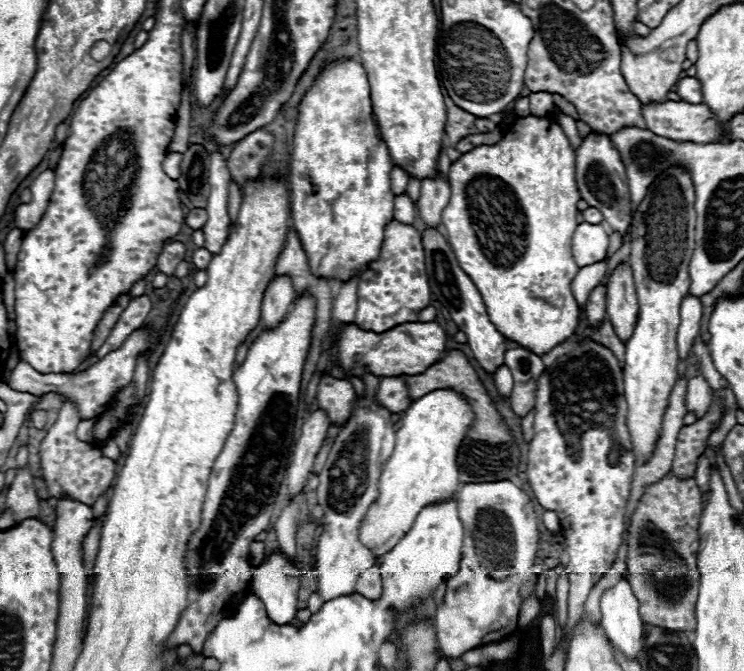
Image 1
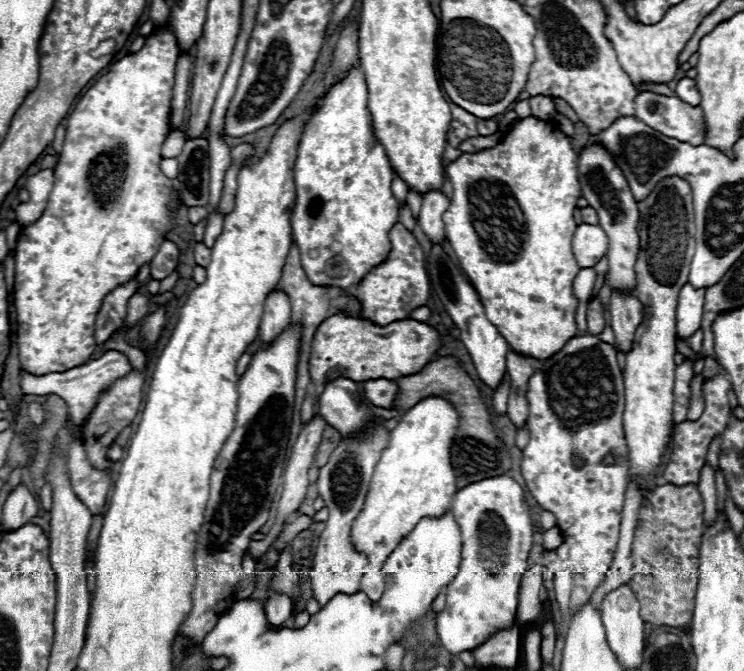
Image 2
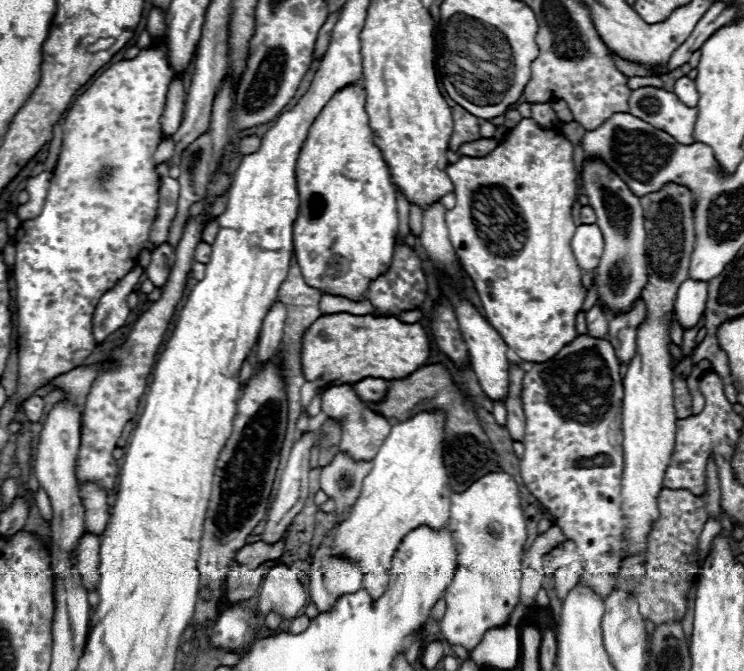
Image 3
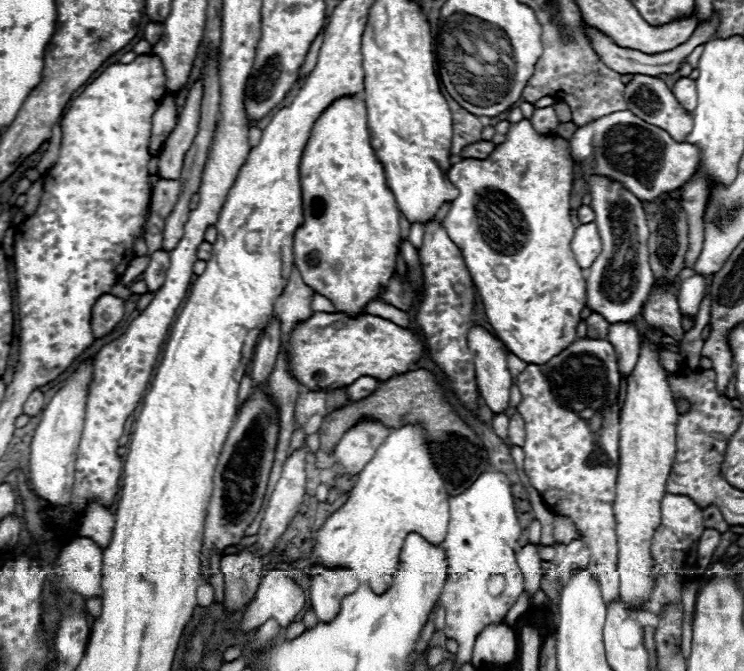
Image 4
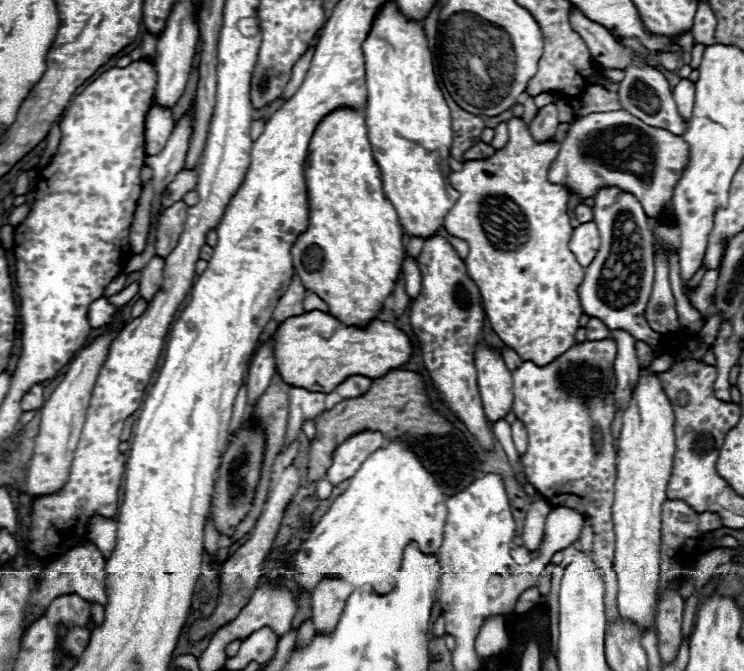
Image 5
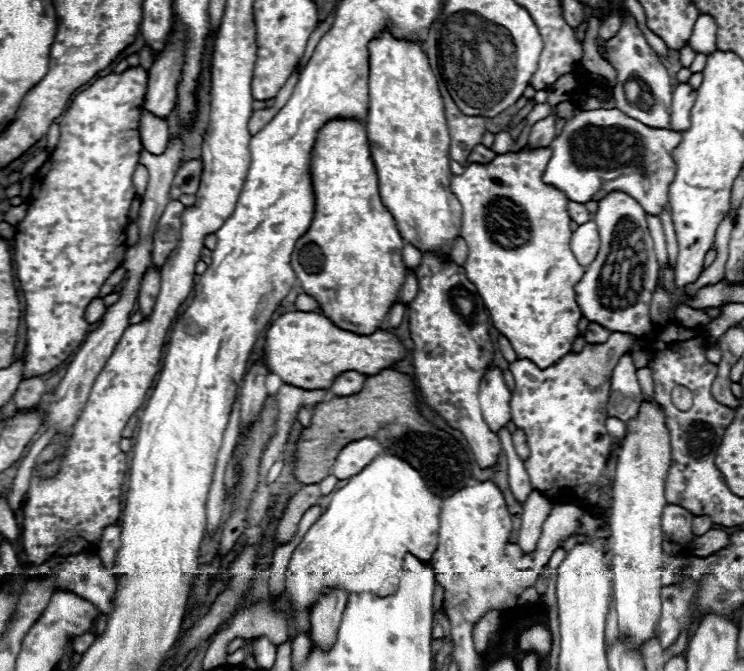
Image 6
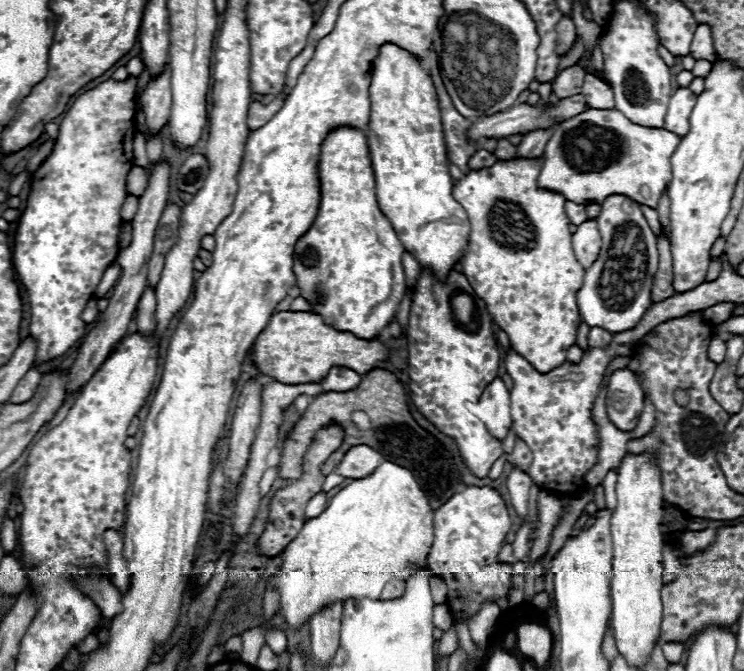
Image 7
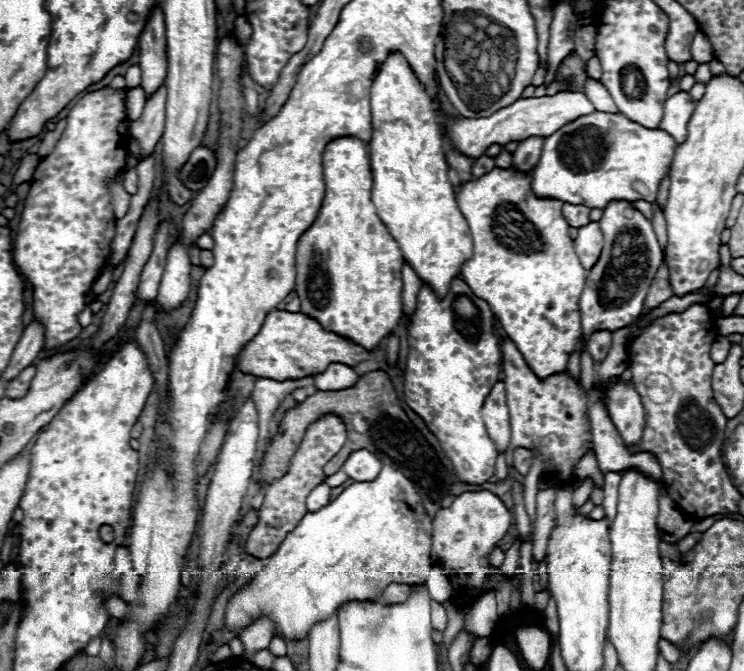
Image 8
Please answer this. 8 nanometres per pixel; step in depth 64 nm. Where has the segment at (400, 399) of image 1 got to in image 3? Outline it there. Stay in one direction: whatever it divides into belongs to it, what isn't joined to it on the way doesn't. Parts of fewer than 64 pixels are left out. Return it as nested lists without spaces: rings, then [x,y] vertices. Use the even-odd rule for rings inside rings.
[[[364,378],[364,380],[358,380],[354,384],[354,388],[356,388],[356,394],[360,396],[360,400],[364,400],[364,402],[378,402],[386,394],[388,382],[382,380],[382,378]]]

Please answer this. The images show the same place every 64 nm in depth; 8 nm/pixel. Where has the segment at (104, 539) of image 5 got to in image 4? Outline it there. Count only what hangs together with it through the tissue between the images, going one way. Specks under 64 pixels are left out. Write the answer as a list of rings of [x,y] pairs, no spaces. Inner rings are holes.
[[[92,502],[84,512],[84,524],[80,526],[80,536],[92,538],[104,550],[112,540],[112,528],[114,528],[114,516],[108,510],[104,510],[98,502]]]

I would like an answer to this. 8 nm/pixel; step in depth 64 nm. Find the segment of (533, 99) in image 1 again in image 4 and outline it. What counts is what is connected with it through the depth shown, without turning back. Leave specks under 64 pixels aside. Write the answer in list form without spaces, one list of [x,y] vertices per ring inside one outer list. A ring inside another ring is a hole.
[[[546,106],[546,108],[536,108],[534,110],[534,116],[530,118],[534,130],[538,134],[554,134],[554,130],[558,128],[558,118],[556,118],[556,112],[552,106]]]

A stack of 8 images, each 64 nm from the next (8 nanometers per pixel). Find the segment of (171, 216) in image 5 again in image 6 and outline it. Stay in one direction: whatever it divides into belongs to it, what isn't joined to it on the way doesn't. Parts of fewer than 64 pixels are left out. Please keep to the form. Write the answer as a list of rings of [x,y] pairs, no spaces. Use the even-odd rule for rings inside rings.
[[[172,200],[154,232],[154,248],[152,248],[152,264],[160,270],[168,258],[168,254],[174,250],[180,238],[180,214],[184,210],[184,204],[178,200]]]

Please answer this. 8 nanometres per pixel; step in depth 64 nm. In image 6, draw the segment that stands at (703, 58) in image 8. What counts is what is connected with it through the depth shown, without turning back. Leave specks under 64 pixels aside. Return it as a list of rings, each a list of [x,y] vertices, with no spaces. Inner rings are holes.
[[[698,16],[690,36],[690,48],[704,56],[710,56],[716,50],[716,22],[710,16]]]

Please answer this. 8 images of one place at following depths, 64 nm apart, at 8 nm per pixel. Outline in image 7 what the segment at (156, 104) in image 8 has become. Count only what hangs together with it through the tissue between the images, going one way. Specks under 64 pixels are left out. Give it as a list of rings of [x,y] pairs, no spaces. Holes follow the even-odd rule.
[[[166,66],[164,72],[154,82],[148,82],[142,96],[142,112],[148,132],[158,134],[166,126],[170,116],[170,104],[172,104],[170,66]]]

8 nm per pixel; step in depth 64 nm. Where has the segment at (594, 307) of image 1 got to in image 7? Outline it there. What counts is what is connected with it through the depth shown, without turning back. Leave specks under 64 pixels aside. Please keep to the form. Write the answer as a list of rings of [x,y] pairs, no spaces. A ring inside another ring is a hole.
[[[590,328],[590,334],[588,334],[590,348],[606,348],[610,340],[612,340],[612,332],[602,330],[602,328]]]

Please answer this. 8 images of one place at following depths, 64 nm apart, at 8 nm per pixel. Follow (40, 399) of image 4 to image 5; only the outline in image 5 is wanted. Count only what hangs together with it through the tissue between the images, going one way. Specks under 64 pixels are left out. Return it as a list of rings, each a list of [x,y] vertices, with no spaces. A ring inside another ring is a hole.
[[[34,384],[22,398],[20,408],[22,410],[36,410],[44,404],[44,394],[42,394],[42,384]]]

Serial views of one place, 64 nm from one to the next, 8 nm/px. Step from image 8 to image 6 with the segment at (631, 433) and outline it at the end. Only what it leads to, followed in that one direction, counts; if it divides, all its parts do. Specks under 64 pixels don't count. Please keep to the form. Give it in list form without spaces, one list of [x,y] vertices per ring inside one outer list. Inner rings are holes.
[[[630,352],[624,354],[610,380],[610,396],[608,396],[608,416],[622,420],[628,424],[634,416],[638,416],[642,404],[642,392],[636,378],[636,368]]]

